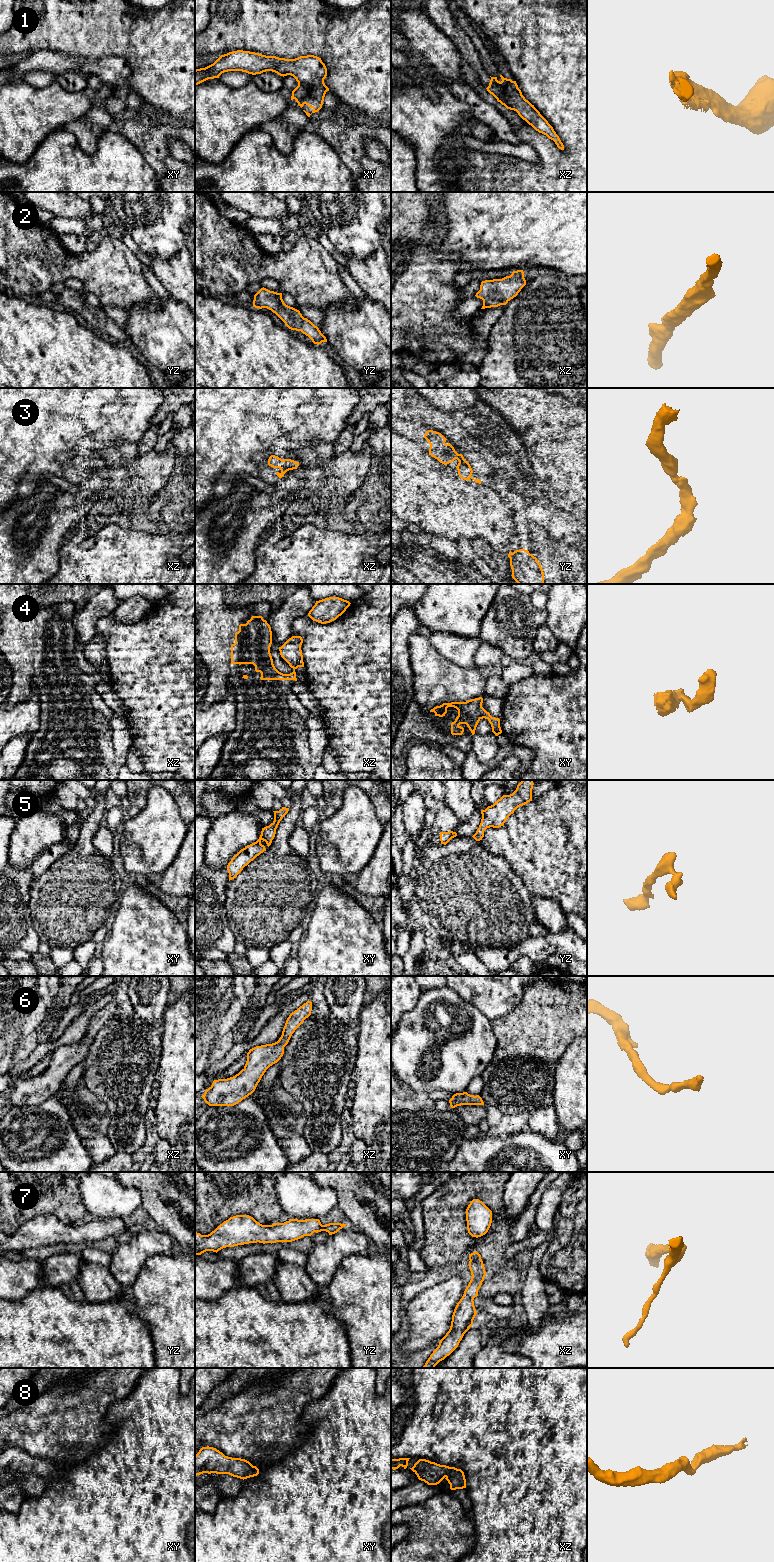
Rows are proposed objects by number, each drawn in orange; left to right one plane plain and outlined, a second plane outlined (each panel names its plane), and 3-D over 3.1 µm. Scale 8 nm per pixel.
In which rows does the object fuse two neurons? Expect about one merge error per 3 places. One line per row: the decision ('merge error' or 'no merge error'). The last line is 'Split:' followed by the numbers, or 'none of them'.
1: no merge error
2: no merge error
3: no merge error
4: no merge error
5: no merge error
6: no merge error
7: no merge error
8: no merge error
Split: none of them

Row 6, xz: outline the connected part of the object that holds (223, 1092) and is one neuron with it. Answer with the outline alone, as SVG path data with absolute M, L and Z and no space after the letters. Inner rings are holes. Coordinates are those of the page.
M308 1000L289 1015L277 1042L250 1049L246 1064L238 1074L214 1080L201 1096L205 1103L209 1106L234 1106L251 1095L266 1070L281 1059L284 1047L295 1030L311 1015L311 1010L312 1002Z

